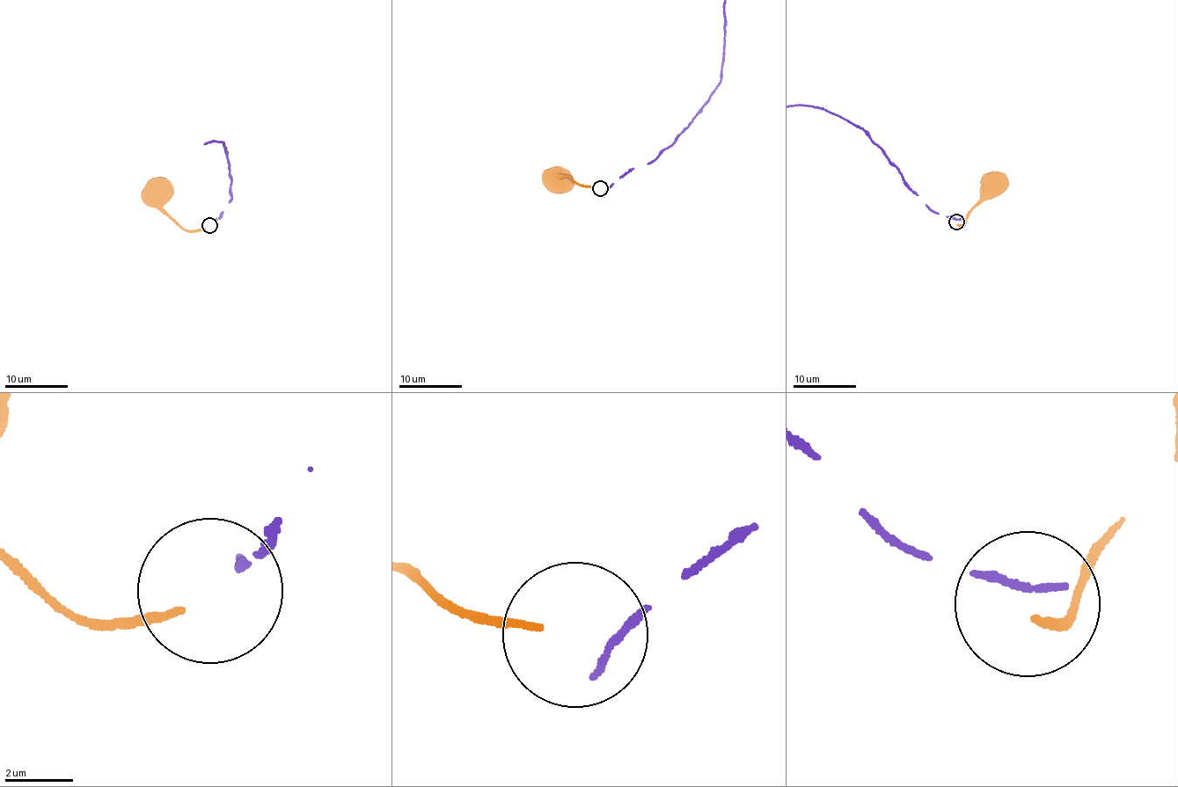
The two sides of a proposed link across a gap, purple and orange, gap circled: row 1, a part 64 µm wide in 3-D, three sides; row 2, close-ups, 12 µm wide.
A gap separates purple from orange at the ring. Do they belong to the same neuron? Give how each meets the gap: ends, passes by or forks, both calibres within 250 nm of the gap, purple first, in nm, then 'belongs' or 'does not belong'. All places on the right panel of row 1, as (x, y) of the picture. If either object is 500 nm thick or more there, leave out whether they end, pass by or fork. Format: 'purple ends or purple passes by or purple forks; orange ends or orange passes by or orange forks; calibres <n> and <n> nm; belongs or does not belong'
purple passes by; orange ends; calibres 200 and 200 nm; does not belong

